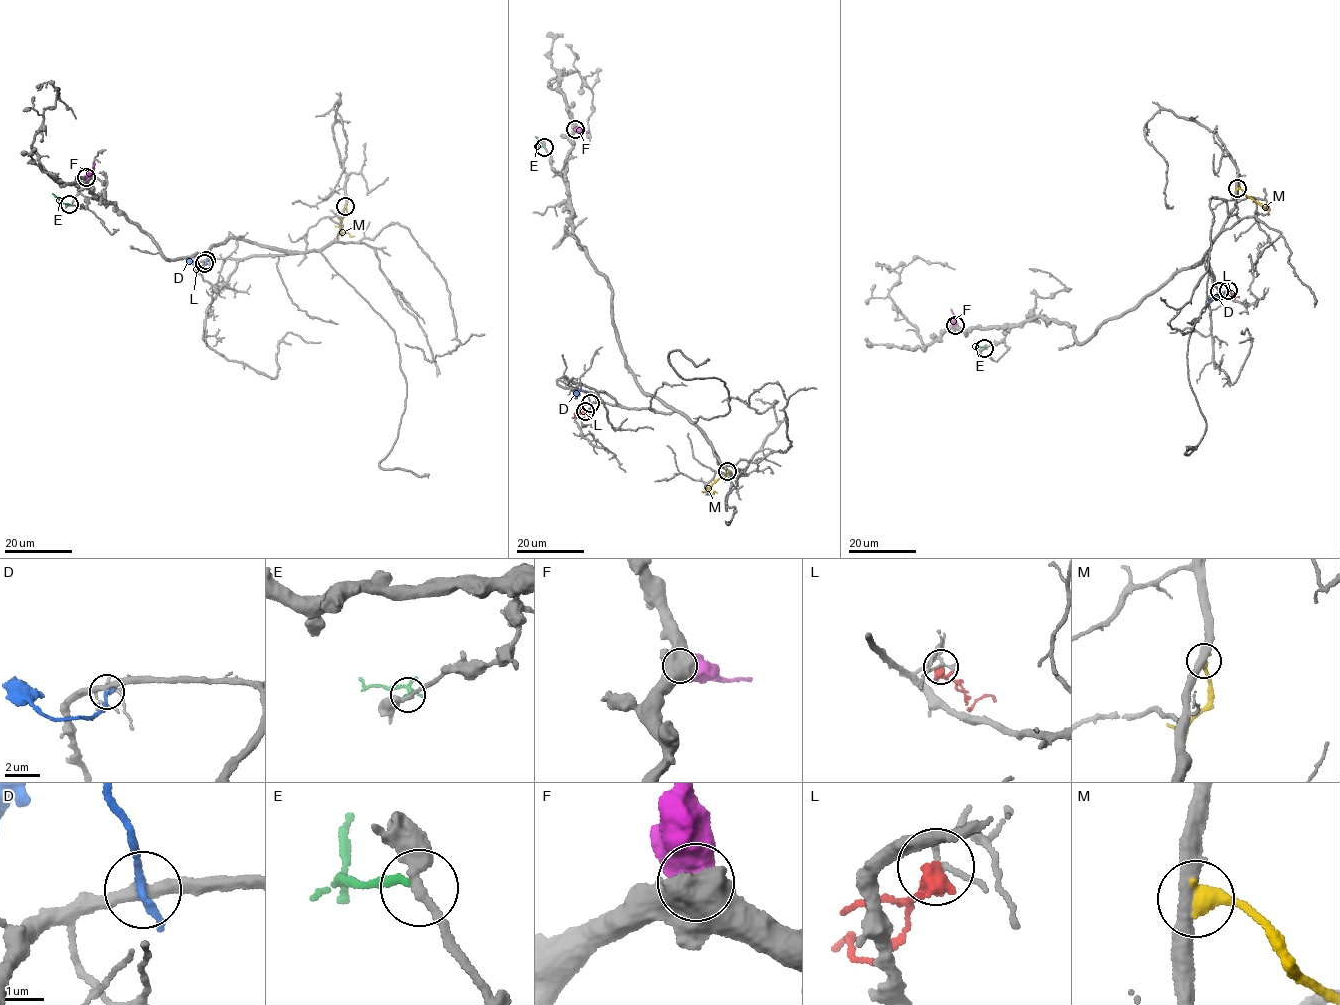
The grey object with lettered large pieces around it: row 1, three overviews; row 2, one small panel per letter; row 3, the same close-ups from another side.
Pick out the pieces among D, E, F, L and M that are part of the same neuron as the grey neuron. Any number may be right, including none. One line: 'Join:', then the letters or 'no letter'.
Join: no letter

